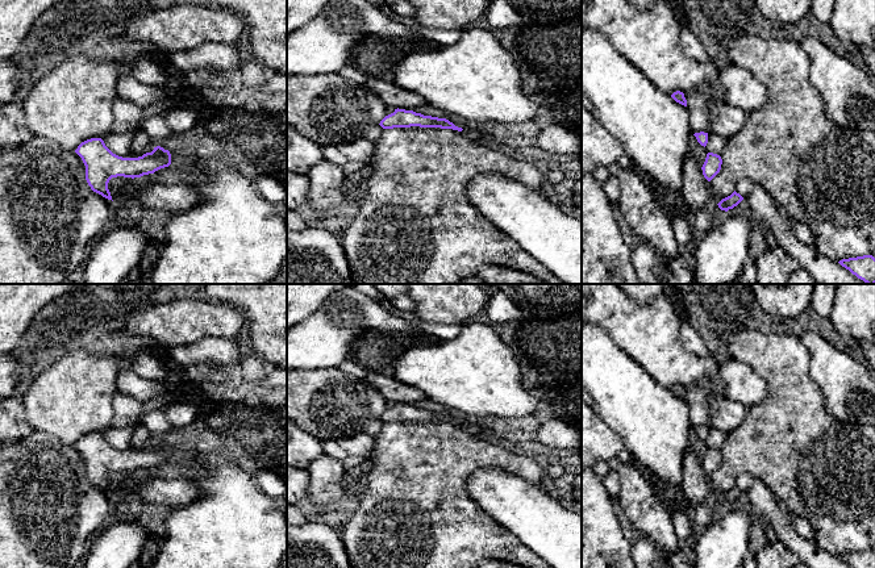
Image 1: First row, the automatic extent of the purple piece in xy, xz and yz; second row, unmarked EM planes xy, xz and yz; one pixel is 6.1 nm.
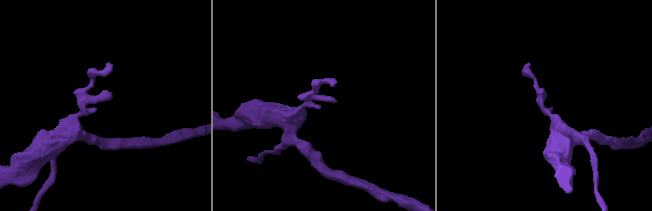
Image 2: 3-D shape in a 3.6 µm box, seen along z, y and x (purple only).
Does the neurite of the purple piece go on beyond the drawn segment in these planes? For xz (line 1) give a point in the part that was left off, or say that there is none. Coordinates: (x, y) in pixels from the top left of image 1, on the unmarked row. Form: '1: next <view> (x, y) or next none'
1: next none

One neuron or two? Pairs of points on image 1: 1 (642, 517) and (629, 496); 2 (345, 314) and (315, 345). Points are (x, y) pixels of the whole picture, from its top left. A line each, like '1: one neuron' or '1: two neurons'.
1: one neuron
2: one neuron

